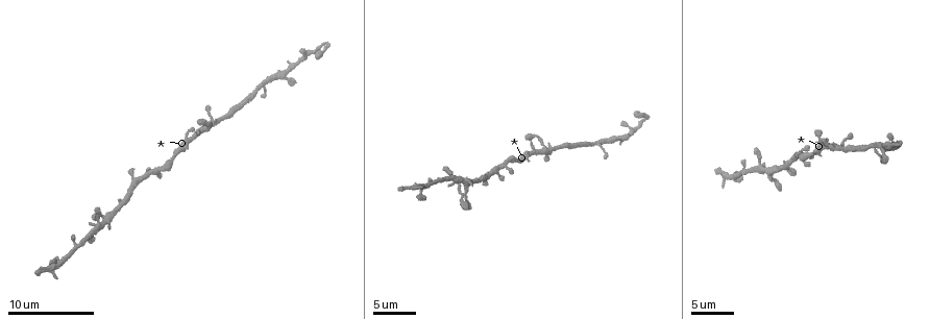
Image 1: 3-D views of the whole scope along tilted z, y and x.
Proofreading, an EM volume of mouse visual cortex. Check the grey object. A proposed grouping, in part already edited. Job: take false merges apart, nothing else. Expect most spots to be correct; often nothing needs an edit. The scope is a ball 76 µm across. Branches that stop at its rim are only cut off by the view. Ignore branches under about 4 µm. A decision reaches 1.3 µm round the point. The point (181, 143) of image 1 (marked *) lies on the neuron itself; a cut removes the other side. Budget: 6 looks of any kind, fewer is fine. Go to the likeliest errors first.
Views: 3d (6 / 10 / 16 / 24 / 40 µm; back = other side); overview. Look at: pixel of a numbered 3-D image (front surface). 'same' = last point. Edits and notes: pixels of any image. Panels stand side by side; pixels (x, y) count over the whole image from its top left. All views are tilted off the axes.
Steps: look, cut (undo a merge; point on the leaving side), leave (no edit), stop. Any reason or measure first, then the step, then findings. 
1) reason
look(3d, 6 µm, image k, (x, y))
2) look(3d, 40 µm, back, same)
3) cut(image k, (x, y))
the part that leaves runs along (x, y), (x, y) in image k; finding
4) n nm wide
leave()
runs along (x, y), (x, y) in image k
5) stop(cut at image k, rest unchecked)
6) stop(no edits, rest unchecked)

small branch off a trunk
look(3d, 10 µm, image 1, (459, 183))

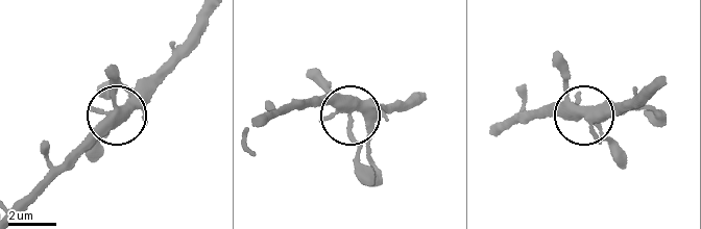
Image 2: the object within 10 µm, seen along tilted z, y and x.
look(3d, 6 µm, image 2, (346, 110))

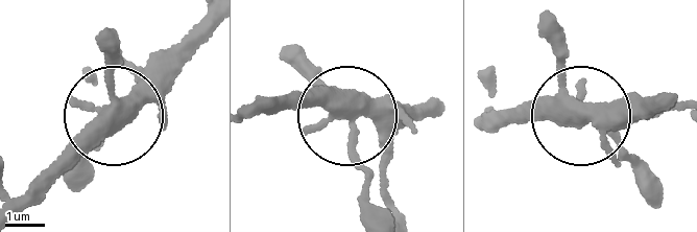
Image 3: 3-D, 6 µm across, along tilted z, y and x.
leave()
continuous, no second neuron

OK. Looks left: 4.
look(3d, 10 µm, image 1, (327, 46))

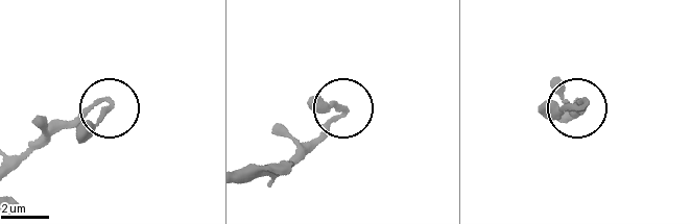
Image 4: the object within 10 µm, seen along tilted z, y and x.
leave()
runs along (566, 121), (585, 101), (563, 110), (541, 106) in image 4; continuous, no second neuron

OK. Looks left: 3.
calibre changes
look(3d, 6 µm, image 1, (876, 146))

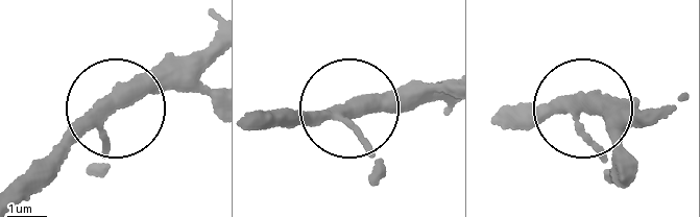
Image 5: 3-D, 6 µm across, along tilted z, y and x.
3 arms
leave()
runs along (21, 202), (115, 106), (203, 73) in image 5; continuous, no second neuron

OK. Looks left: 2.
stop(no edits, rest unchecked)

